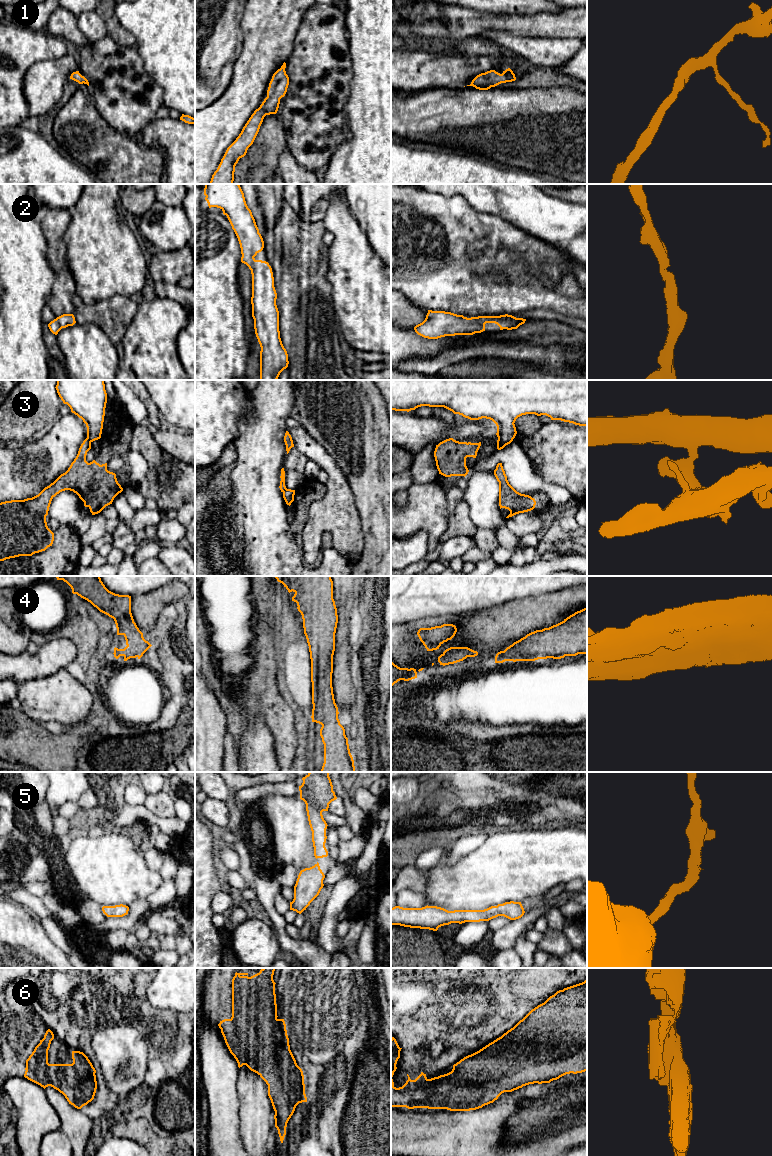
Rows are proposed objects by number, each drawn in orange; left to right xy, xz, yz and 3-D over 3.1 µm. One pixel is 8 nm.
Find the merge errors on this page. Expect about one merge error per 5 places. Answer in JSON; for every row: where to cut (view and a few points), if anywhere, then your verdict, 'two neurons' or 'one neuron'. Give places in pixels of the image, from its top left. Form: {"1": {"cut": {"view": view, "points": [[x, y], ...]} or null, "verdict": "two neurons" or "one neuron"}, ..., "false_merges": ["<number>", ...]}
{"1": {"cut": null, "verdict": "one neuron"}, "2": {"cut": null, "verdict": "one neuron"}, "3": {"cut": {"view": "yz", "points": [[498, 437], [505, 445]]}, "verdict": "two neurons"}, "4": {"cut": null, "verdict": "one neuron"}, "5": {"cut": null, "verdict": "one neuron"}, "6": {"cut": null, "verdict": "one neuron"}, "false_merges": ["3"]}

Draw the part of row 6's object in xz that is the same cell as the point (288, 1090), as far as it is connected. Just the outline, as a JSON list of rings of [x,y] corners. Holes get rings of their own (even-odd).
[[[262,968],[248,977],[248,973],[235,973],[232,979],[232,1017],[218,1024],[225,1043],[238,1063],[257,1073],[268,1085],[268,1096],[275,1111],[275,1127],[281,1143],[286,1127],[299,1103],[307,1102],[304,1075],[290,1050],[284,1019],[277,1017],[275,968]]]

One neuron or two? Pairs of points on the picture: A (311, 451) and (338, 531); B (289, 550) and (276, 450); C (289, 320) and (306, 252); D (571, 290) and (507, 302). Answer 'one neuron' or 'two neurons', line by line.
A: one neuron
B: one neuron
C: one neuron
D: two neurons

